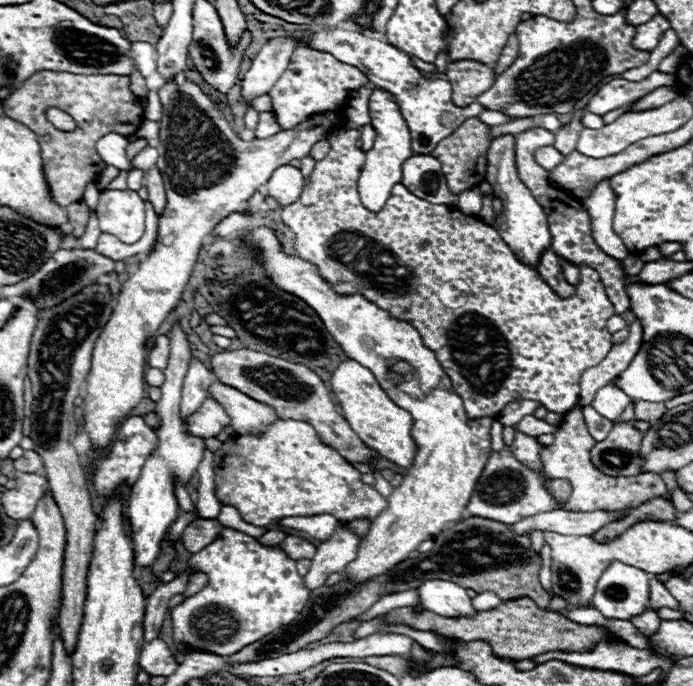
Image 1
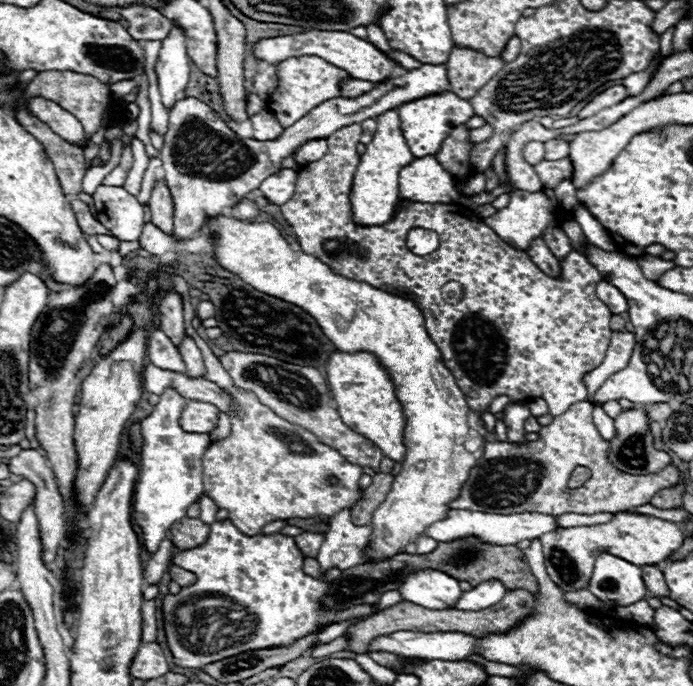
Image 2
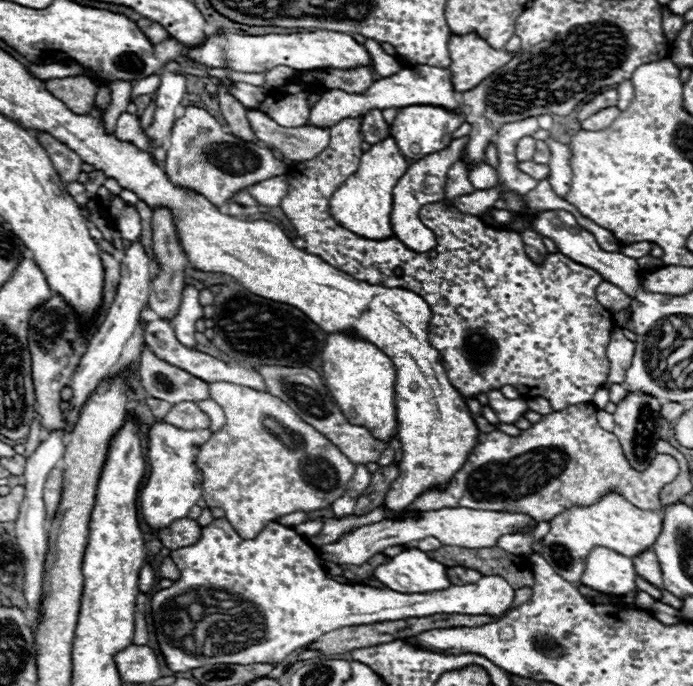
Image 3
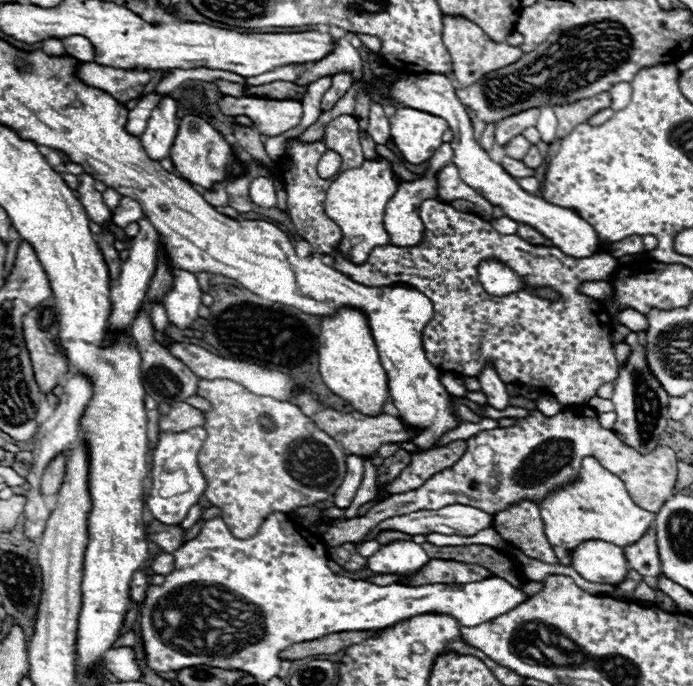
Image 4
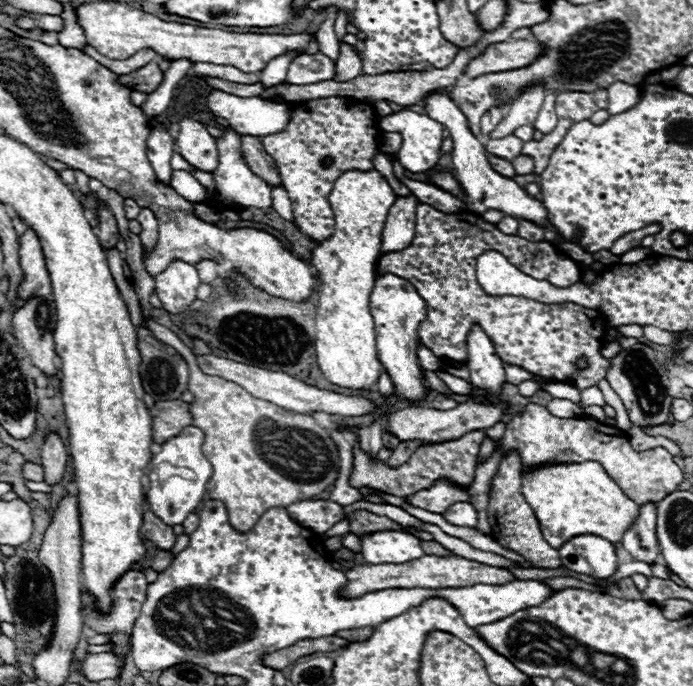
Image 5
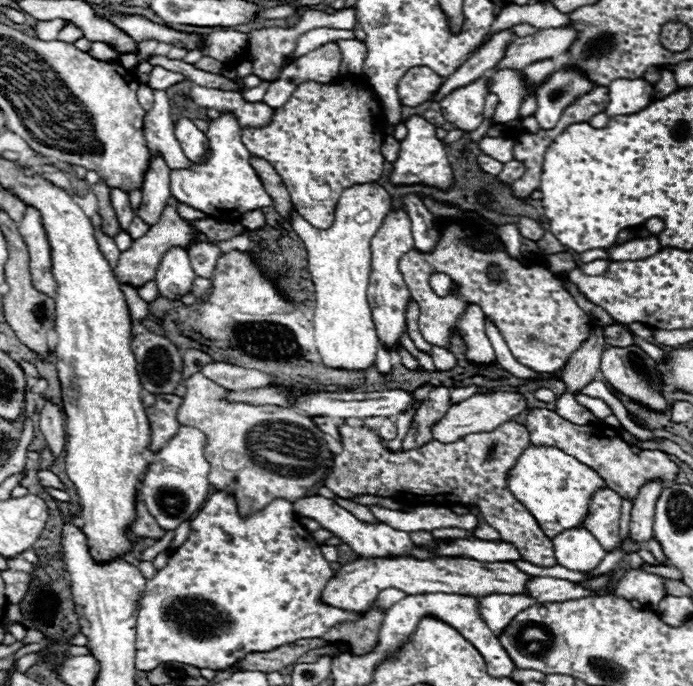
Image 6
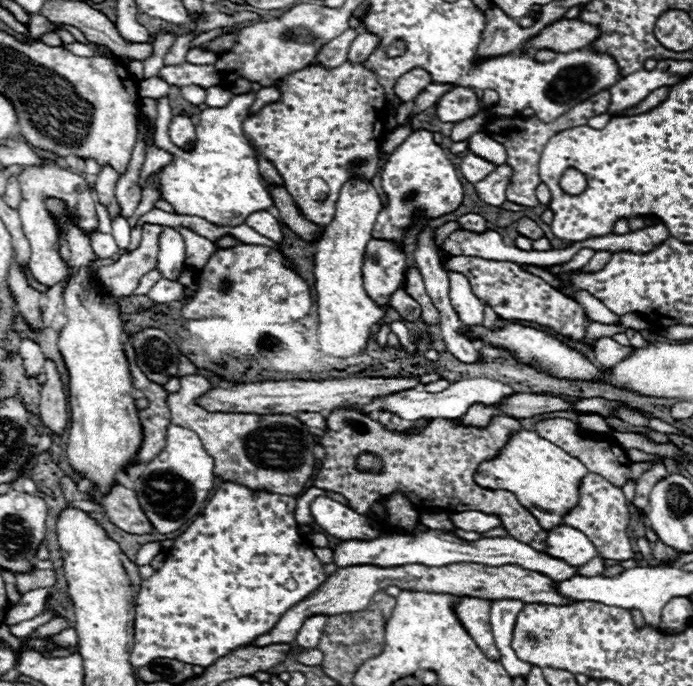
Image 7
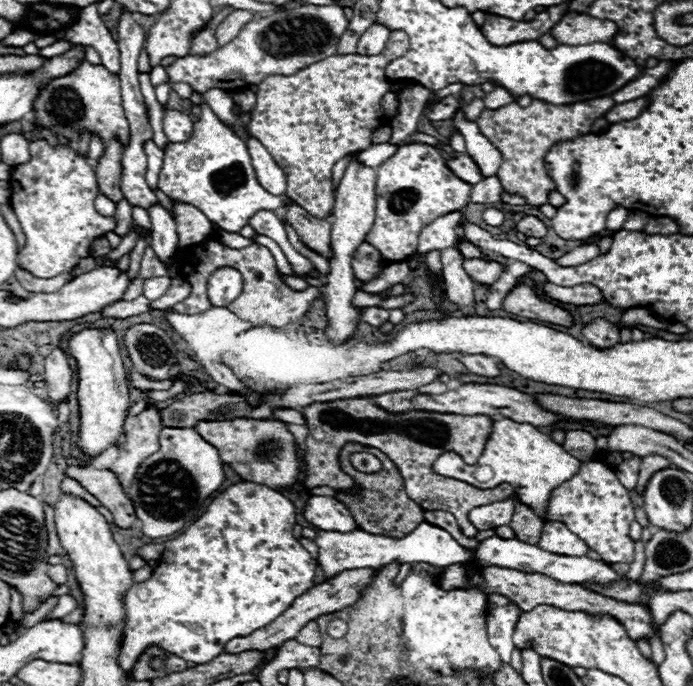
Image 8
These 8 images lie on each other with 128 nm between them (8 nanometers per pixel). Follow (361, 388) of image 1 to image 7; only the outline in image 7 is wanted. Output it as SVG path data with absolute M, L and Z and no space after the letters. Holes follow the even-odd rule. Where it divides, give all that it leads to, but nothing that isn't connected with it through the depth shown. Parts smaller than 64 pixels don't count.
M352 178L348 180L342 188L340 188L340 196L336 202L336 214L334 214L334 222L330 222L324 228L324 236L320 240L314 242L316 246L316 256L314 256L314 276L316 276L316 296L318 296L318 316L320 316L320 324L318 324L318 344L322 348L324 354L328 356L354 356L354 354L362 354L366 348L366 340L370 336L370 330L374 324L378 324L384 314L386 308L378 306L372 298L368 298L366 290L364 290L364 282L362 282L362 264L364 264L364 248L368 244L368 240L372 238L372 228L376 222L376 216L380 214L380 210L384 208L376 188L362 178Z

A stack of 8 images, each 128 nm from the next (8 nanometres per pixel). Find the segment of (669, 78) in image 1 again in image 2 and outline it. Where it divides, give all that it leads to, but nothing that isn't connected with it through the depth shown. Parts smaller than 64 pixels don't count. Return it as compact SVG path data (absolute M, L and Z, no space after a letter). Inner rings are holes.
M612 86L604 92L600 92L598 96L594 96L582 110L580 110L580 118L588 118L588 116L594 116L596 112L600 112L602 108L608 108L608 106L614 106L618 102L622 102L626 98L626 88L622 86Z

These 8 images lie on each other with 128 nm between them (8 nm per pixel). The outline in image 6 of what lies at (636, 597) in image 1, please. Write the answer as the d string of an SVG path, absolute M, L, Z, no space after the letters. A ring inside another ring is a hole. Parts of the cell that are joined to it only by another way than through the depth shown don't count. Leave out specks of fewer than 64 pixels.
M570 528L552 538L556 562L568 570L588 572L606 556L598 540L586 528Z

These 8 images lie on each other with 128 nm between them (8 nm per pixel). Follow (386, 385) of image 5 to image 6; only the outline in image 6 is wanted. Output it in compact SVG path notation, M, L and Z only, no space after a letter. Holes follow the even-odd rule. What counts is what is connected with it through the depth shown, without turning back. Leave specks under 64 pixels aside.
M384 344L378 346L376 368L378 368L380 372L390 372L390 368L392 368L392 352L388 352L388 348L386 348Z

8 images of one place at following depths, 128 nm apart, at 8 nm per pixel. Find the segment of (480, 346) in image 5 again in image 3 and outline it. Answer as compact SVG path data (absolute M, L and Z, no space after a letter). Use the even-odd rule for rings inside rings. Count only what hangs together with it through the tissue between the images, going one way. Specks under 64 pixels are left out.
M488 390L488 404L496 412L500 422L506 422L506 424L514 424L528 410L524 400L522 402L508 400L508 398L504 398L504 394L500 390Z

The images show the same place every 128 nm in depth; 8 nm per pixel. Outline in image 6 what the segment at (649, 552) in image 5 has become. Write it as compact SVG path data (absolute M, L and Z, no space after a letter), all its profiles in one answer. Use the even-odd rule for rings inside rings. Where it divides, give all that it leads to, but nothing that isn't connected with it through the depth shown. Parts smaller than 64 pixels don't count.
M650 480L638 490L638 496L632 506L632 520L630 520L630 536L634 542L646 542L654 538L654 532L652 532L654 506L664 486L666 482L662 480Z

